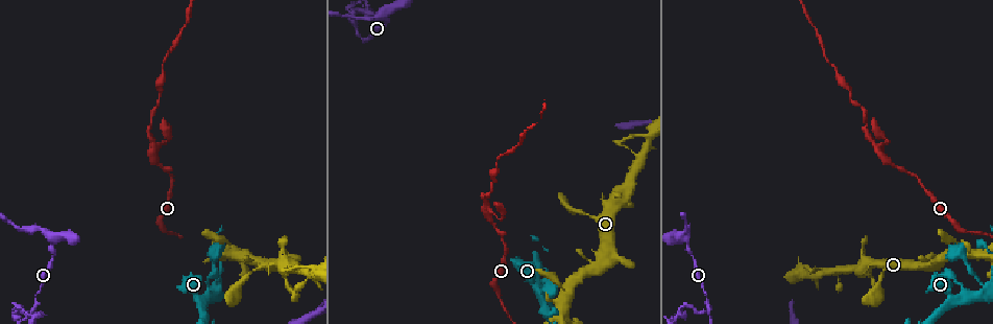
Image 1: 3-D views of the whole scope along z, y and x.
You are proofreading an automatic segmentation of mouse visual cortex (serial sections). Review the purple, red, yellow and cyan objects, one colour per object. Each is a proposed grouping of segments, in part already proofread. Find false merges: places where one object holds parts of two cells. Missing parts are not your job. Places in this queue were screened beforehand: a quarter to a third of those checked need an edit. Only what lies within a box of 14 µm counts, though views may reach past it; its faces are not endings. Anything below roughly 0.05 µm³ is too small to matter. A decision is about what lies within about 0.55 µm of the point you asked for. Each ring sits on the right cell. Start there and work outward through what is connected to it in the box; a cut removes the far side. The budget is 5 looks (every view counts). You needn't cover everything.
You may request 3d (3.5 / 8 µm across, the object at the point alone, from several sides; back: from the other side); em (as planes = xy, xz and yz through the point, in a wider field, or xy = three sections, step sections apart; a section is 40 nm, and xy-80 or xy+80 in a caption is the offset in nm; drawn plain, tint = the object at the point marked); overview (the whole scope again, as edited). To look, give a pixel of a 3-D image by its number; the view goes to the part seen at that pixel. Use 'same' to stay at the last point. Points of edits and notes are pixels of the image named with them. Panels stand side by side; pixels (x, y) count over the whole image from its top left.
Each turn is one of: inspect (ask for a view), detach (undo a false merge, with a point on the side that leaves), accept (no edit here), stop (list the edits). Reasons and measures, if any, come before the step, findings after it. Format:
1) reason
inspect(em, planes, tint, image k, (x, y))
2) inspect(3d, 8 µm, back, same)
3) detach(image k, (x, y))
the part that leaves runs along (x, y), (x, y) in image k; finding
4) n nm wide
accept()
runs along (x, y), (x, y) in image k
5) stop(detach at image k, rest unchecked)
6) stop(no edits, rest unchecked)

sharp bend
inspect(3d, 3.5 µm, image 1, (961, 287))

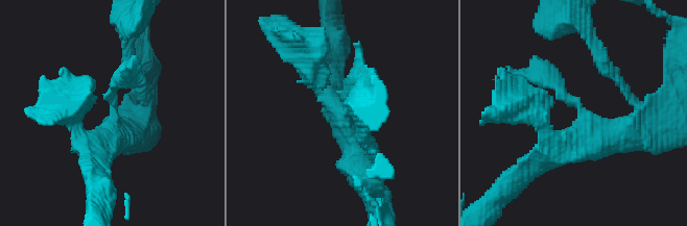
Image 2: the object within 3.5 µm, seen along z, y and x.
inspect(em, xy, step 1, tint, image 2, (574, 104))

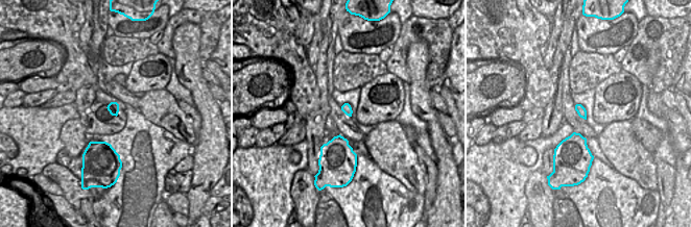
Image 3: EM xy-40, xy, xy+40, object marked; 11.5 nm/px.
another direction
inspect(em, xy, step 5, tint, same)

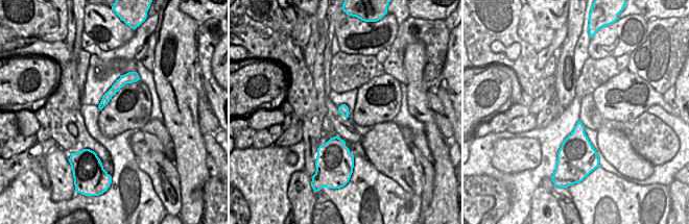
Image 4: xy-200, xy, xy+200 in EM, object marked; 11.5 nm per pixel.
accept()
runs along (558, 144), (522, 73) in image 2; continuous, no second cell

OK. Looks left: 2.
sharp bend
inspect(3d, 3.5 µm, image 1, (709, 312))

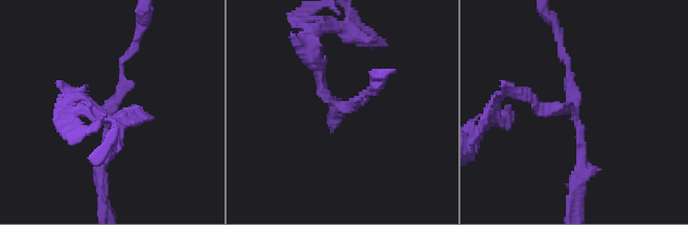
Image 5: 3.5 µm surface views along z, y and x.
shape alone is not enough
inspect(em, xy, step 3, tint, image 5, (575, 106))

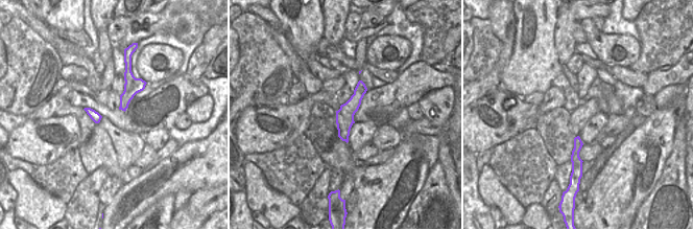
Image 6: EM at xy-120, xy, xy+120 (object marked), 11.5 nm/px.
detach(image 5, (319, 71))
a second cell is stuck on

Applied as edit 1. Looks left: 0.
stop(detach at image 5, rest unchecked)

